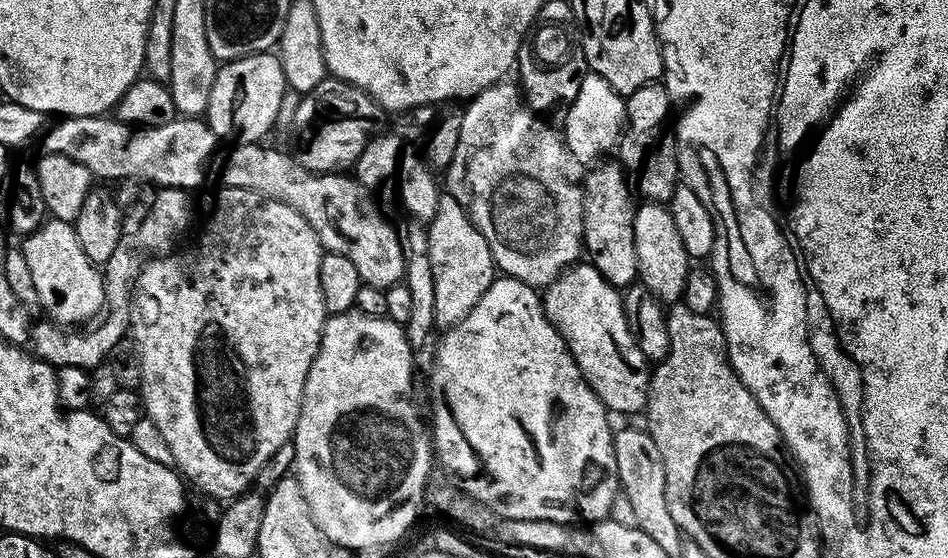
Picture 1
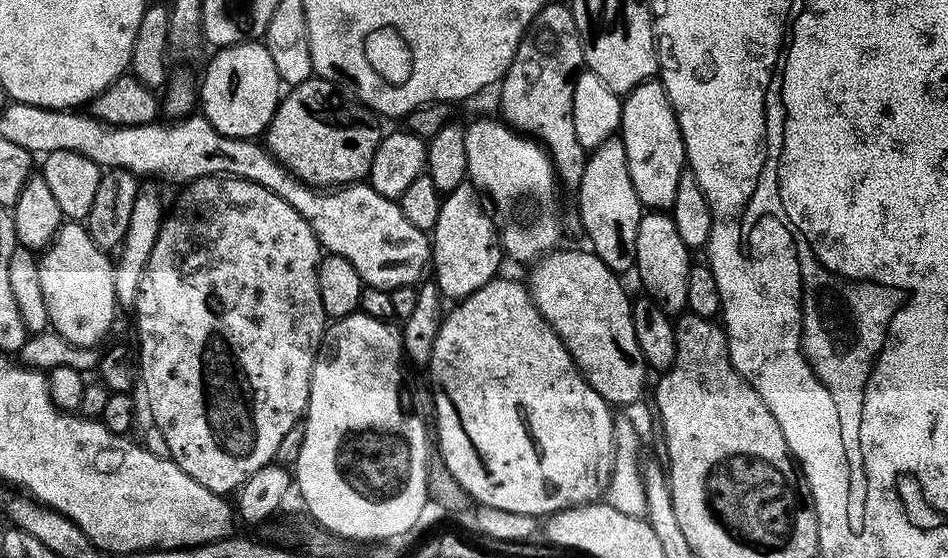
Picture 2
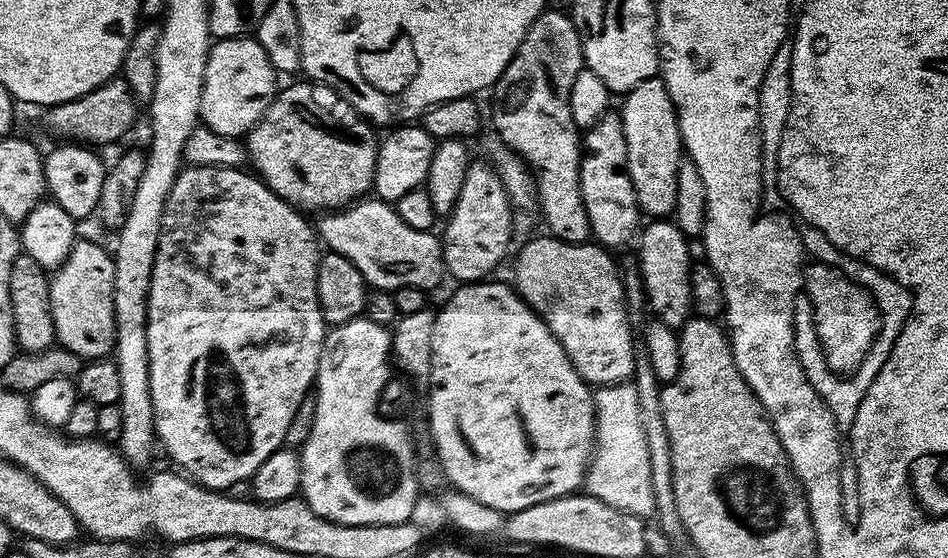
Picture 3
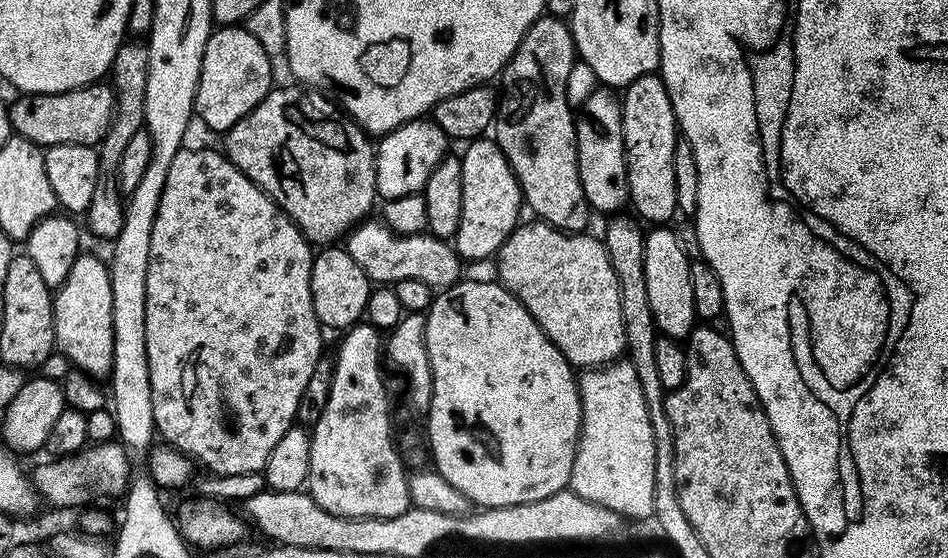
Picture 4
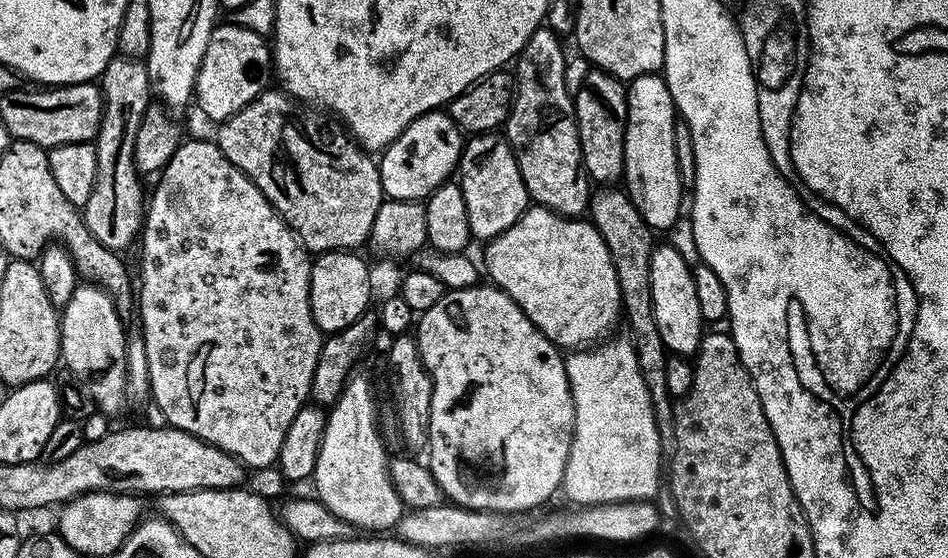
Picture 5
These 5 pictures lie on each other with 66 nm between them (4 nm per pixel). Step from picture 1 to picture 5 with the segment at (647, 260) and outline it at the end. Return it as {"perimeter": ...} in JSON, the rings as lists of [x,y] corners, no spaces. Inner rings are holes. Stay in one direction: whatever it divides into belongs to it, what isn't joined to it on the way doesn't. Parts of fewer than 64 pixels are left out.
{"perimeter":[[[668,244],[652,249],[650,294],[654,298],[654,322],[658,322],[658,334],[662,334],[665,349],[677,357],[691,357],[700,346],[700,337],[704,335],[706,325],[702,310],[698,310],[698,297],[689,261],[684,261],[683,254]]]}

